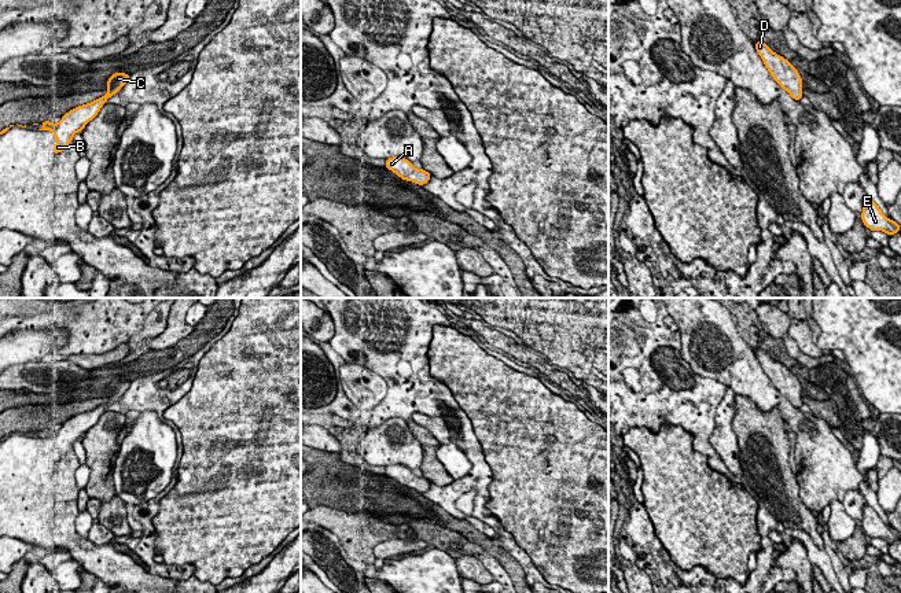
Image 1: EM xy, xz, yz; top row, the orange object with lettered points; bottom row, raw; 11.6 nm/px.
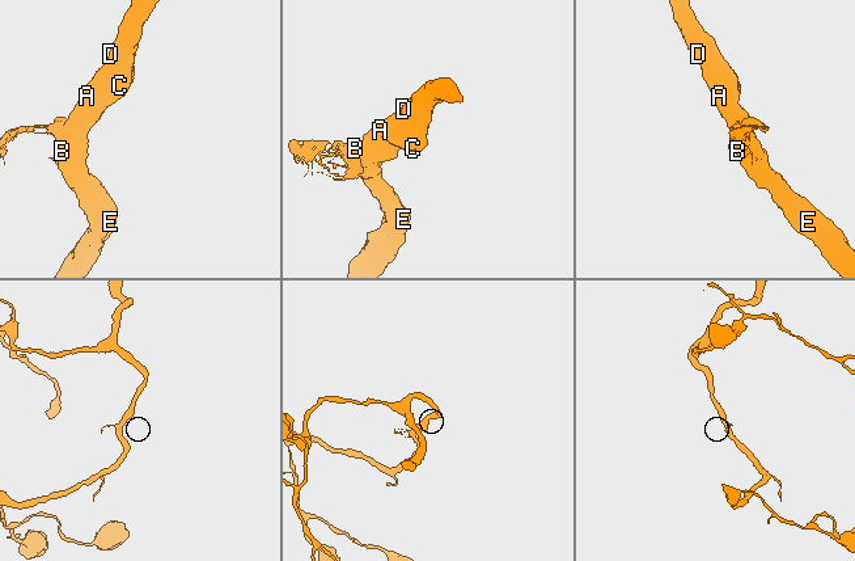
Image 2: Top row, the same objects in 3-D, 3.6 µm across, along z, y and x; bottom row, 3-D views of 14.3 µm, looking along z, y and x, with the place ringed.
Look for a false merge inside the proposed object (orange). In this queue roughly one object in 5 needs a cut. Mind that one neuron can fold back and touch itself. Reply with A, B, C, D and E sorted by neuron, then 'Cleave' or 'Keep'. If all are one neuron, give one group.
Groups: A B C D E. Keep

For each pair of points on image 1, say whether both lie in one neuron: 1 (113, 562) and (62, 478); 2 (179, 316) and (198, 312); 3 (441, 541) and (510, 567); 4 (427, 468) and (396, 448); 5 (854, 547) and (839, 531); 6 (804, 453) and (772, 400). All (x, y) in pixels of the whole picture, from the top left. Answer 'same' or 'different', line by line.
1: same
2: different
3: different
4: different
5: different
6: same

